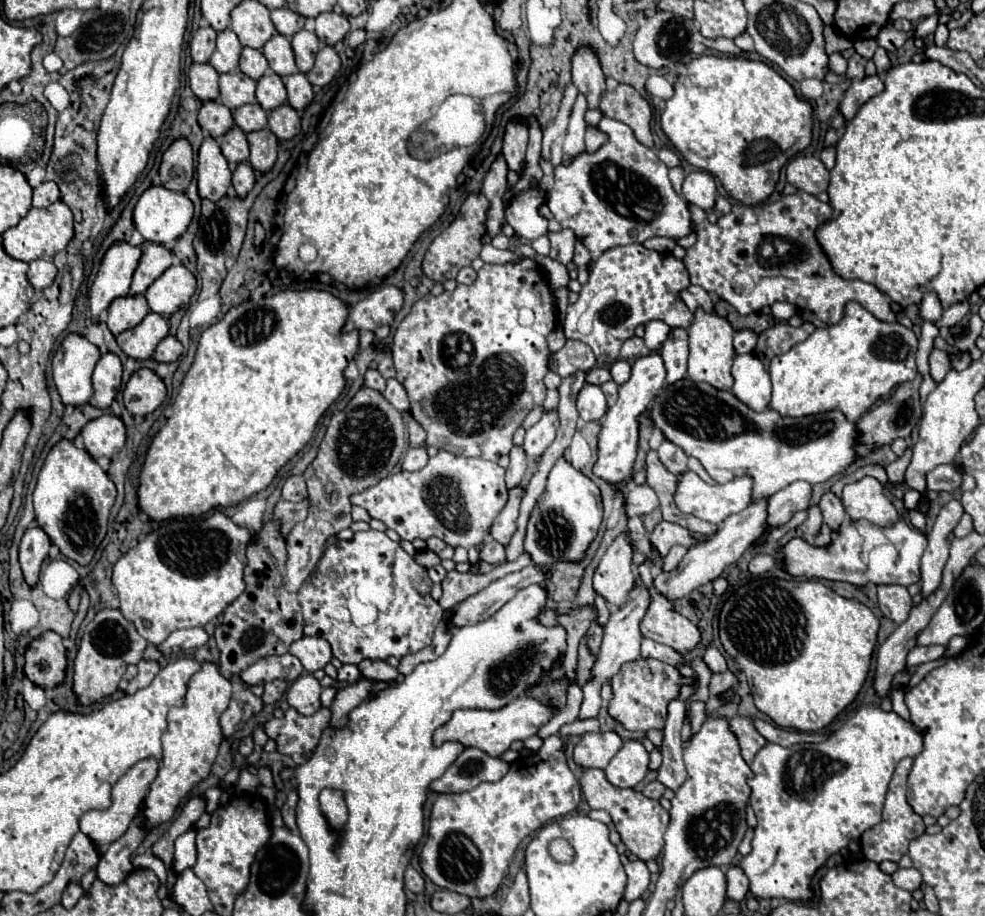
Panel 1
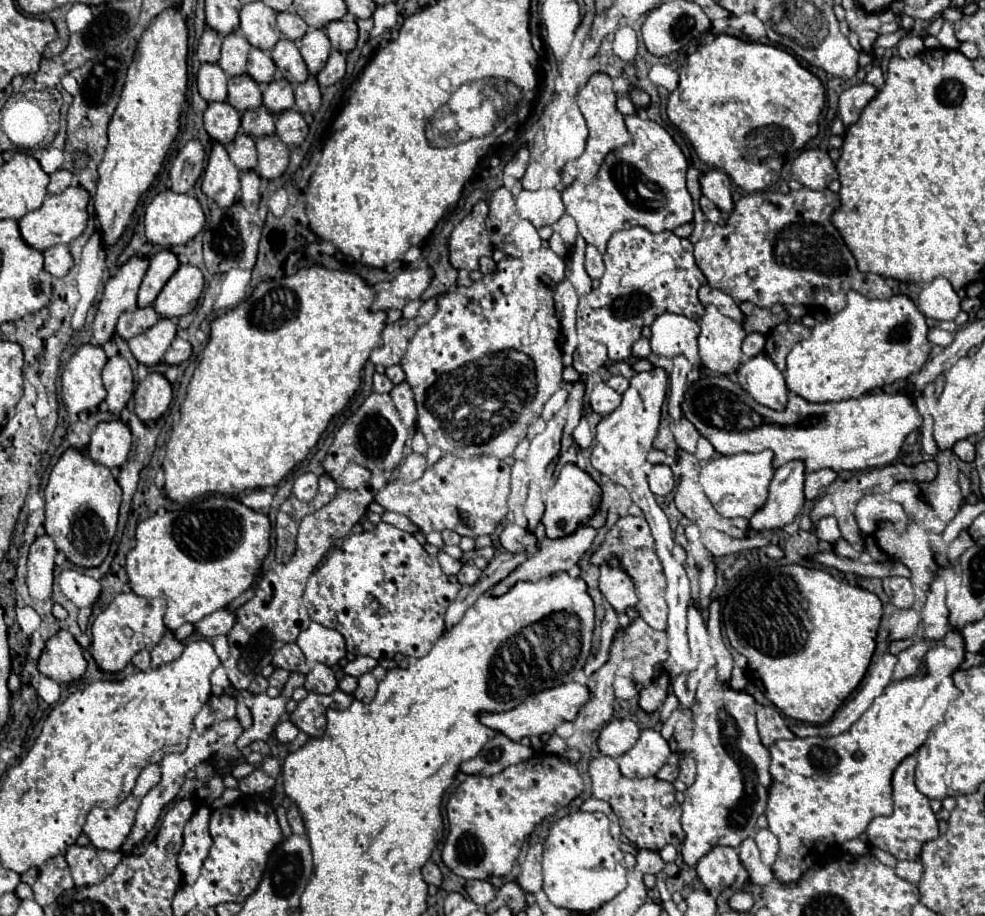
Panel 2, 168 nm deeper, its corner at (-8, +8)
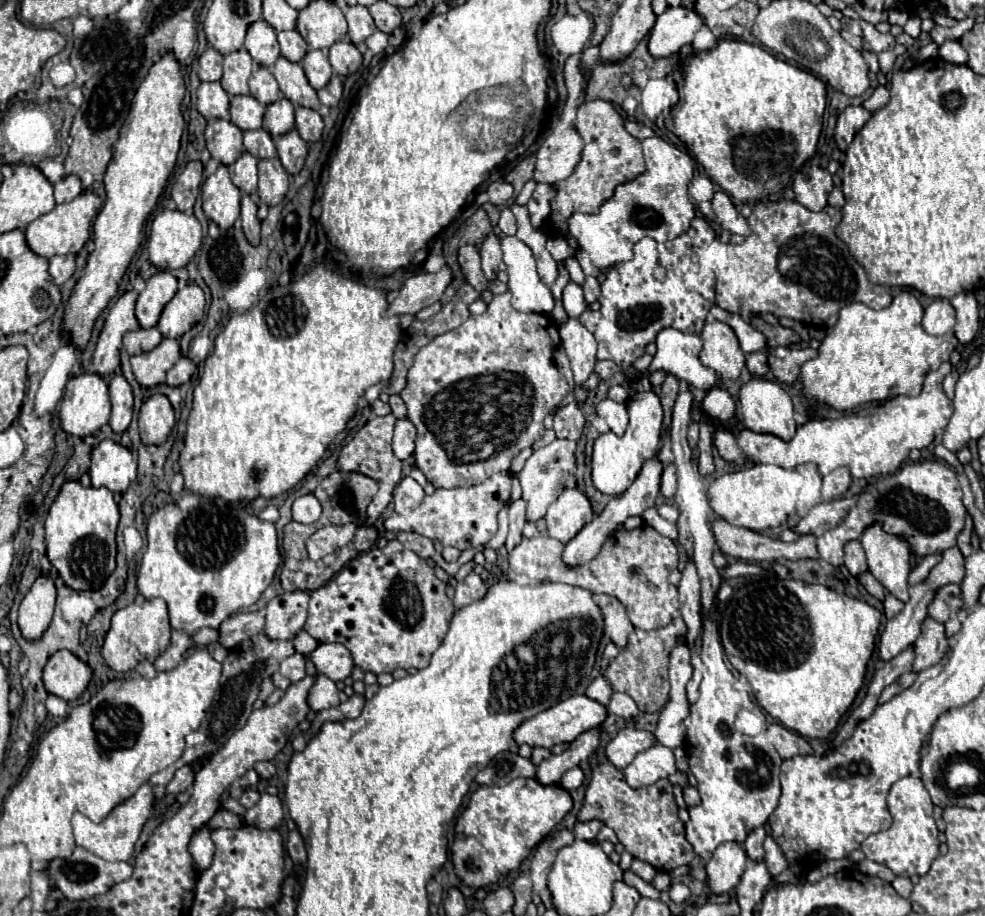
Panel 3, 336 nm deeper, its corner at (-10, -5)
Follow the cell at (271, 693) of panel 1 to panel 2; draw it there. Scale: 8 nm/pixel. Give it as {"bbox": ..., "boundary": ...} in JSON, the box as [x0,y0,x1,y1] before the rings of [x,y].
{"bbox":[268,669,290,697],"boundary":[[[276,669],[276,671],[272,673],[272,677],[268,679],[268,681],[270,681],[268,695],[270,695],[270,697],[280,695],[280,693],[282,693],[282,689],[284,689],[284,685],[286,685],[286,681],[288,681],[288,677],[290,677],[290,673],[288,673],[286,669]]]}

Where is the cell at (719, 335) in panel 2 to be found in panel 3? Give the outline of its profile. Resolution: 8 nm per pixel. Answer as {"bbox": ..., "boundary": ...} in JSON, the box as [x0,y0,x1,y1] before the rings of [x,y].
{"bbox":[700,318,746,380],"boundary":[[[708,318],[700,336],[704,340],[700,362],[716,370],[722,378],[736,380],[746,360],[744,360],[744,352],[740,350],[738,338],[732,332],[732,328],[724,322]]]}

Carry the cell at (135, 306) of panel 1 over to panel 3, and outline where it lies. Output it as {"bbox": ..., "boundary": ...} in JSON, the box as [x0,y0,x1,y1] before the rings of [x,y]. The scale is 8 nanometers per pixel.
{"bbox":[124,328,162,356],"boundary":[[[138,328],[124,336],[124,348],[130,356],[138,356],[142,352],[150,352],[152,348],[156,348],[160,340],[162,340],[162,334],[156,328],[148,328],[148,330]]]}

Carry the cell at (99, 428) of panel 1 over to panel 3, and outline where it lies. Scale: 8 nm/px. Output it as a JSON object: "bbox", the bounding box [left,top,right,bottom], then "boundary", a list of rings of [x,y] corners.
{"bbox":[88,440,136,494],"boundary":[[[102,440],[92,450],[88,474],[92,488],[108,488],[114,494],[122,494],[136,480],[136,460],[128,448]]]}

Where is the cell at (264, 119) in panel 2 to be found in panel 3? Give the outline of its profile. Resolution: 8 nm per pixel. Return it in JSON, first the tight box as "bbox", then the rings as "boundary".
{"bbox":[244,130,276,160],"boundary":[[[248,130],[244,132],[244,150],[252,152],[258,160],[268,160],[276,158],[276,146],[272,136],[266,130]]]}

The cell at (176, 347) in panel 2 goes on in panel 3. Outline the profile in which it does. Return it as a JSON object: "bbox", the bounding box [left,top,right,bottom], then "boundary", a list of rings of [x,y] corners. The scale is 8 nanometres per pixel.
{"bbox":[166,358,196,386],"boundary":[[[180,358],[170,370],[168,370],[168,376],[166,376],[166,384],[168,386],[182,386],[186,382],[190,382],[192,374],[194,374],[196,366],[190,358]]]}

